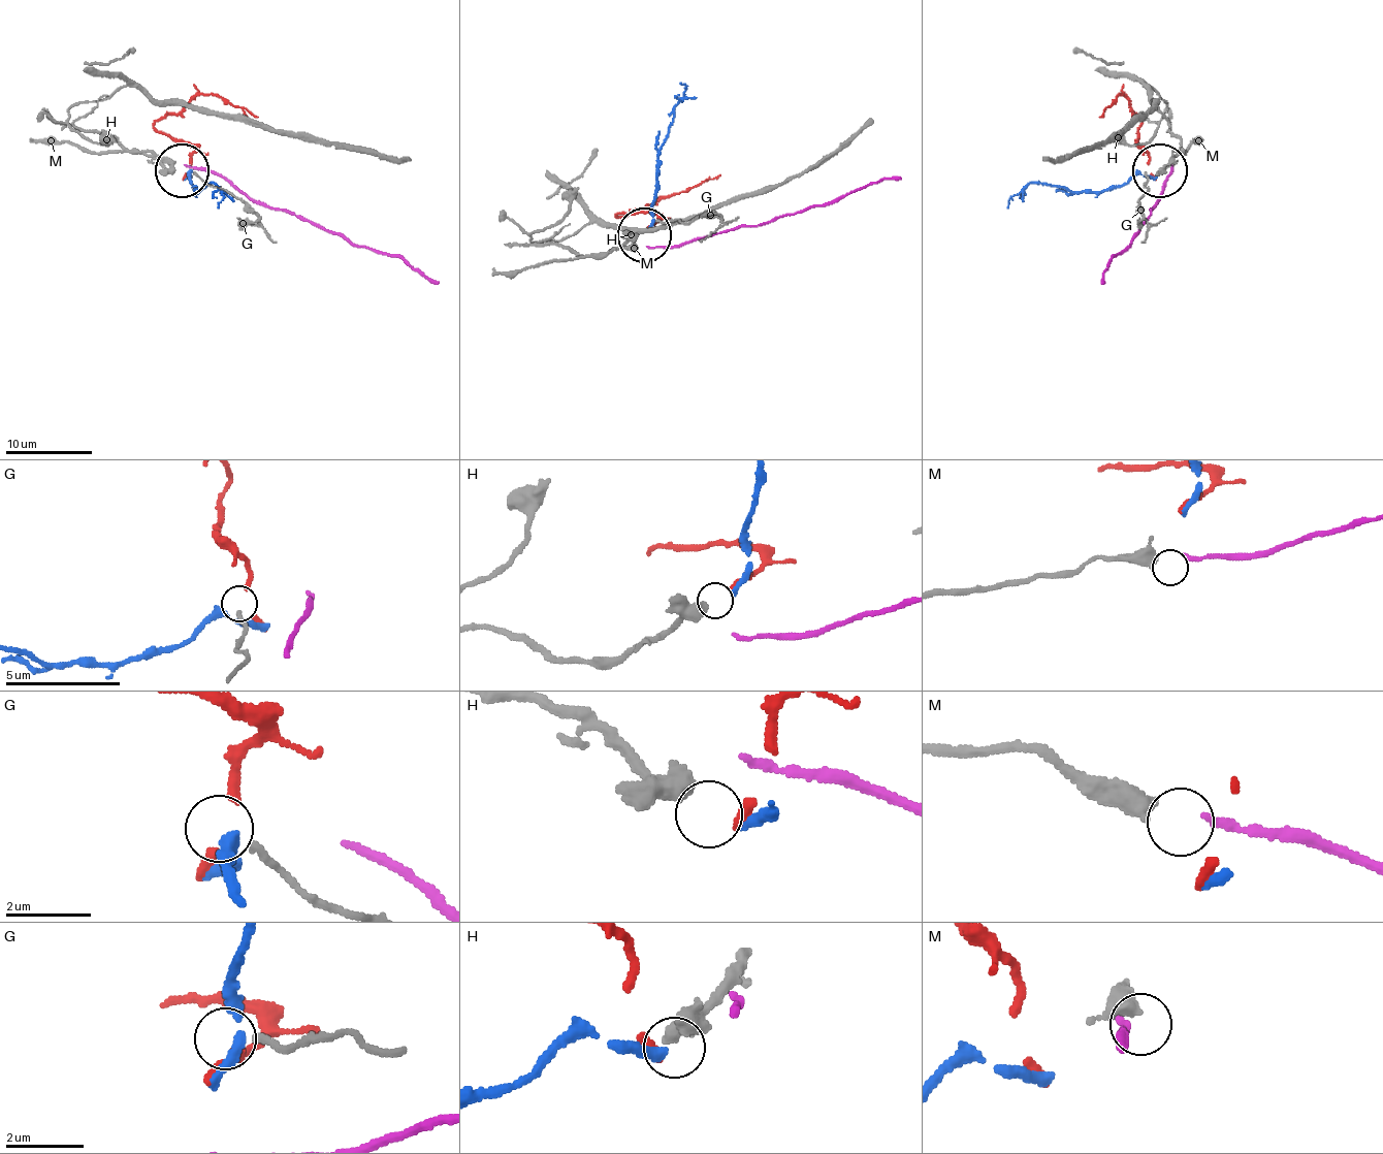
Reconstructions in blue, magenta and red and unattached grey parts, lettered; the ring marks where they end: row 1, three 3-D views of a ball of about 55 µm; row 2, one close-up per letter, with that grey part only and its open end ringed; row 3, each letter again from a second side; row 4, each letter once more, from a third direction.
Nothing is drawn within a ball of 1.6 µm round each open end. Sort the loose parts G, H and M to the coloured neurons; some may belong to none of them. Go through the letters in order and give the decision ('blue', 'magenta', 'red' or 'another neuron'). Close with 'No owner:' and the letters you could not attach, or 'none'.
G: another neuron
H: red
M: magenta
No owner: G

